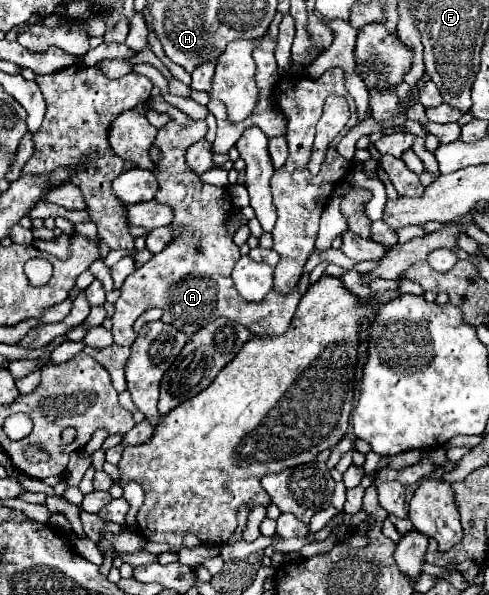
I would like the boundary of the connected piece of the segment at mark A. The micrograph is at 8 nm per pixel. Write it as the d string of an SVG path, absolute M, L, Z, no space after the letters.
M170 120L164 128L158 130L154 146L160 148L162 158L160 162L156 162L158 170L154 172L160 184L156 202L174 208L172 224L176 228L182 226L182 234L170 246L166 246L166 250L162 250L134 274L130 274L120 288L122 296L114 306L116 314L112 318L110 330L114 336L114 344L118 346L132 346L132 342L136 340L134 322L144 310L150 308L160 308L164 312L160 320L164 324L172 324L186 336L196 334L202 326L214 322L220 316L246 326L254 336L284 334L302 298L298 290L294 290L292 294L278 294L274 289L259 303L246 302L242 300L242 296L238 296L230 274L240 258L240 248L232 242L232 234L228 232L226 224L232 218L240 218L244 222L244 216L240 210L234 208L230 192L226 188L204 184L184 160L188 146L202 140L206 130L206 120L190 122L186 126Z

